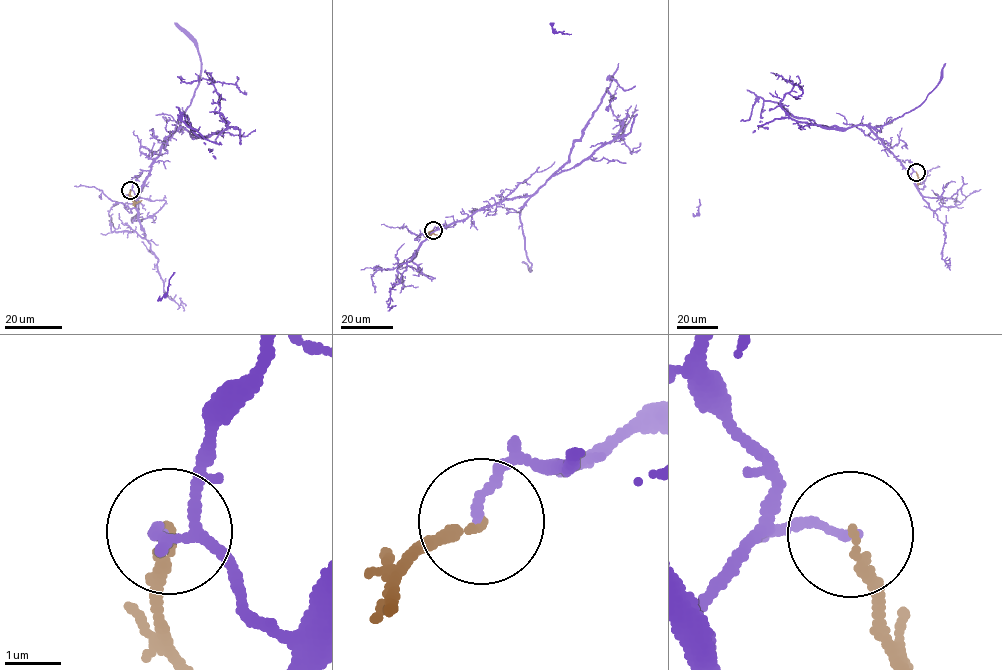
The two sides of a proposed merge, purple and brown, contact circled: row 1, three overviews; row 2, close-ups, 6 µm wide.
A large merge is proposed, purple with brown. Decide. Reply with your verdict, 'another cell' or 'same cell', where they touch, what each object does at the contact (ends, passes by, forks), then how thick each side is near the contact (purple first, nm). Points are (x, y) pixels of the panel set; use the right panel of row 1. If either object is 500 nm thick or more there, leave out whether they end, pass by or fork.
another cell; at (916, 172); purple ends there; brown ends there; 120 nm thick on the purple side, 160 nm on the other

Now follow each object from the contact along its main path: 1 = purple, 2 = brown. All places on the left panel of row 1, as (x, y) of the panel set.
1: (130, 189), (136, 194), (180, 127), (198, 136), (187, 116), (215, 159), (167, 292), (160, 295)
2: (130, 189), (136, 203), (142, 200)

